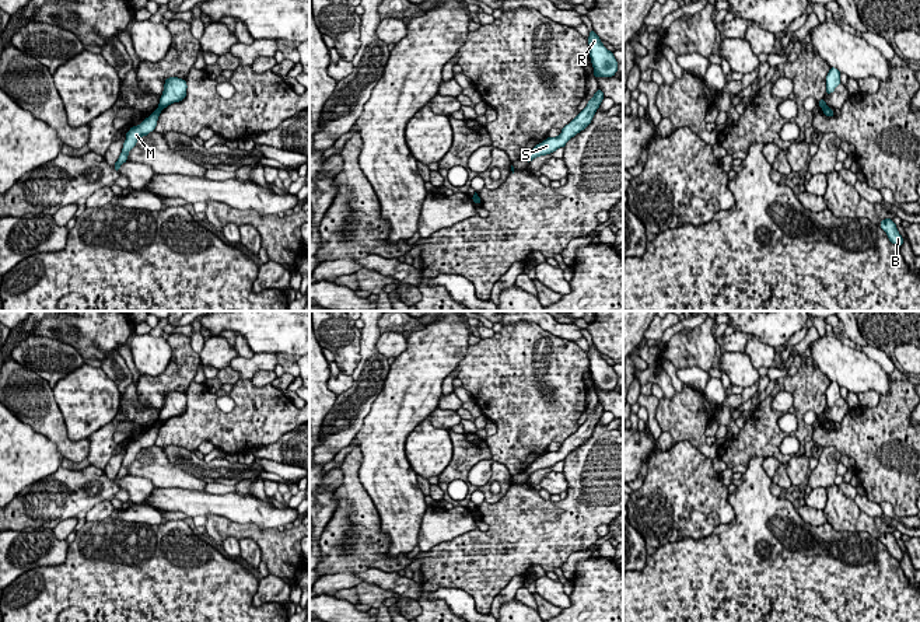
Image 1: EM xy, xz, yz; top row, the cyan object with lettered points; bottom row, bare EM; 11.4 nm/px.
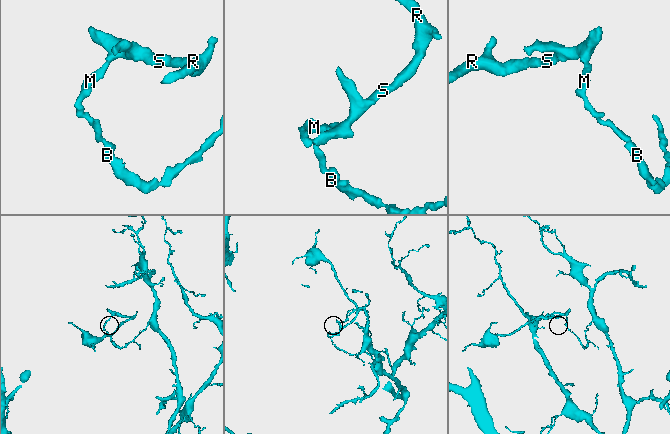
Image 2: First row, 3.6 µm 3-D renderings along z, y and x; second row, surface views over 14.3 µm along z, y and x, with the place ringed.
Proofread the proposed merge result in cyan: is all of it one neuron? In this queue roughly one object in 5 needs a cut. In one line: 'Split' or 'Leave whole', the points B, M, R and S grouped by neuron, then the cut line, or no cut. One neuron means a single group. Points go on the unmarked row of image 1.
Split. Groups: B M / R S. Split along xy (158, 419), (161, 423)

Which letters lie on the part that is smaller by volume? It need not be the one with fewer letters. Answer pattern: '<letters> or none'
R, S

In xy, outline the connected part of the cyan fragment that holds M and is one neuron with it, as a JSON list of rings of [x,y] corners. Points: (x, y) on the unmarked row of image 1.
[[[158,420],[139,440],[132,440],[130,444],[126,447],[126,454],[123,457],[122,466],[113,479],[116,486],[119,486],[119,481],[127,475],[127,468],[136,459],[137,454],[143,450],[147,450],[151,444],[155,444],[157,434],[158,434],[161,424],[162,423]]]

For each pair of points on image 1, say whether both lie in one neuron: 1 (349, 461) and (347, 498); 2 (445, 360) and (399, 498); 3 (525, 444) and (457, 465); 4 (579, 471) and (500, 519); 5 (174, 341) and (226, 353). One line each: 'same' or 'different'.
1: same
2: same
3: different
4: same
5: different

